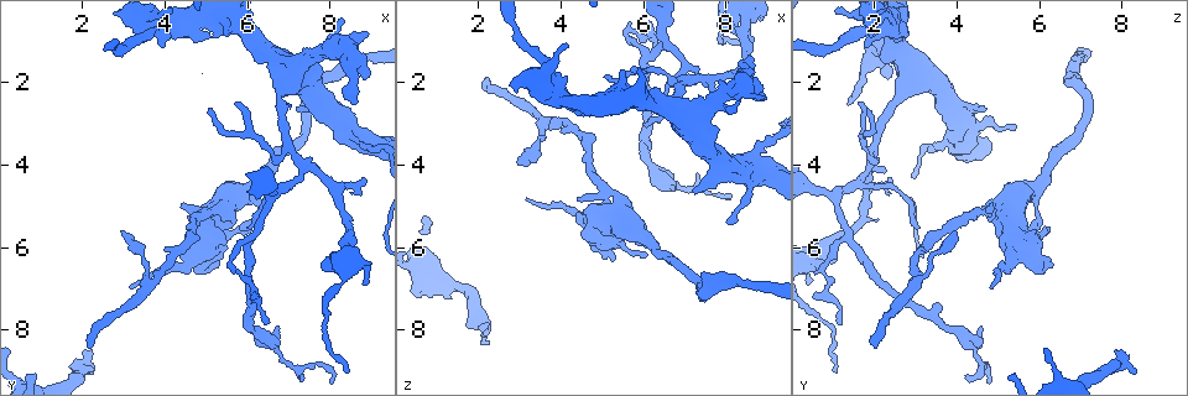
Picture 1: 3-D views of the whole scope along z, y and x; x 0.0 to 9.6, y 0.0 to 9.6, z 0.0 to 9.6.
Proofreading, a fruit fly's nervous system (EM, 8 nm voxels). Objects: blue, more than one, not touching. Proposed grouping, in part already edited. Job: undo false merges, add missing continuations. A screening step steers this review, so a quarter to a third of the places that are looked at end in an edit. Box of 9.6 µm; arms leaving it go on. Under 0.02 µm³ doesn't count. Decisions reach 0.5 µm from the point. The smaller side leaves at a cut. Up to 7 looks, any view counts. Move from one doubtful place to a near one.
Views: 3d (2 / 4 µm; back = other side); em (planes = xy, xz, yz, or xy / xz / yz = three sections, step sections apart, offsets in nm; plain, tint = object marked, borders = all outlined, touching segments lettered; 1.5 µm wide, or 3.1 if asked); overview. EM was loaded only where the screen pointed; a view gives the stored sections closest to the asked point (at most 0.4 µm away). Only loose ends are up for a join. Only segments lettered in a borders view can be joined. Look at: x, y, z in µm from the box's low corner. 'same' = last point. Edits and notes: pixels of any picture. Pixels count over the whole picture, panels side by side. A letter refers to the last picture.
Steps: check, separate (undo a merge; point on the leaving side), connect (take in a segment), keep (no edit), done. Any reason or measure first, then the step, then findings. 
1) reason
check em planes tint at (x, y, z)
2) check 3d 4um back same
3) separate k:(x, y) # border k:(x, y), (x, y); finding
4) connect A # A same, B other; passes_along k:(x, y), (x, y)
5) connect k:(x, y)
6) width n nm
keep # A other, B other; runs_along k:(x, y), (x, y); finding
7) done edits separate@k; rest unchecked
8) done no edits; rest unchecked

free end
check 3d 2um at (8.80, 1.95, 2.30)

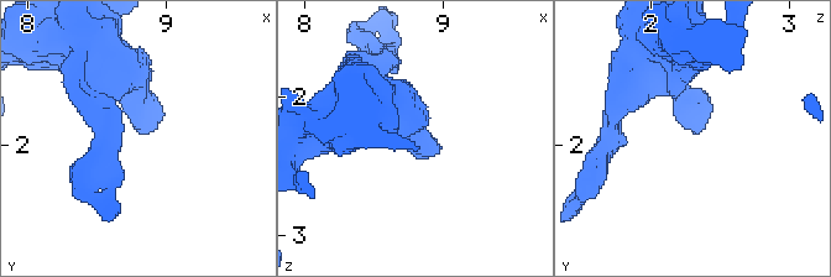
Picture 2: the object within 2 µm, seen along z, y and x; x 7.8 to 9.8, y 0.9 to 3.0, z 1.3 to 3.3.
shape alone is not enough
check em planes borders at (8.80, 1.90, 2.30)

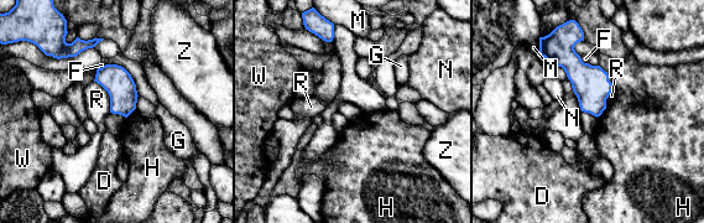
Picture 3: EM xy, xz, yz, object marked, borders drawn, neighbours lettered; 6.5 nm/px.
keep # D other, F other, G other, H other, M other, N other, R other, W other, Z other; border 3:(94, 81), (107, 92), (110, 112); no lettered segment goes on from it

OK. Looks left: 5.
check em planes borders at (2.10, 8.45, 2.00)

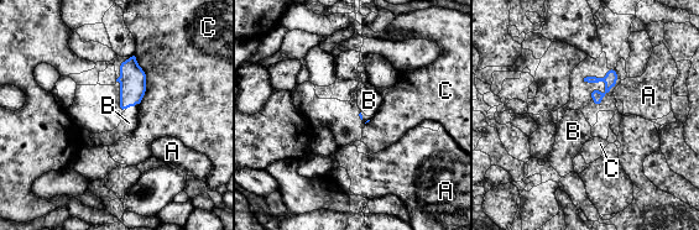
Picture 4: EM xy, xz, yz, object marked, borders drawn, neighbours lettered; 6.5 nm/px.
connect B # A other, B same, C other; it goes on there

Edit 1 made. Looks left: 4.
see it whole again
check overview

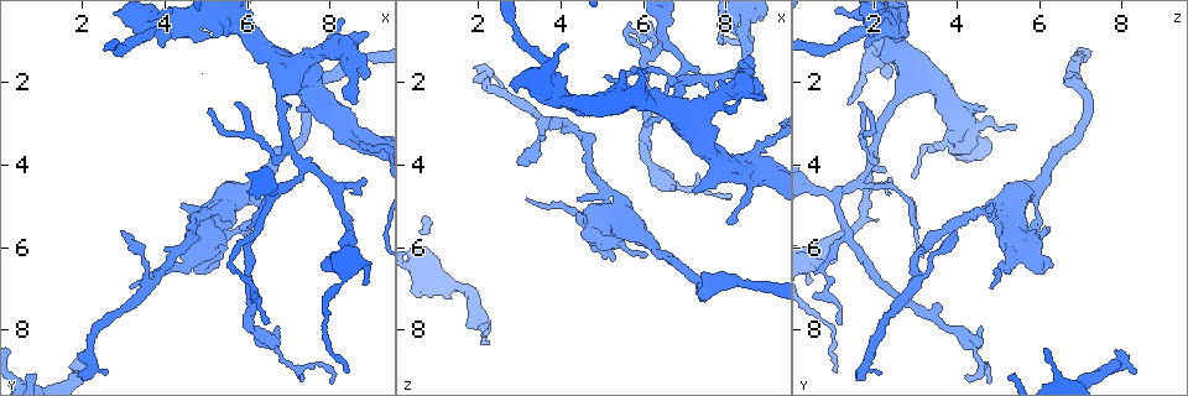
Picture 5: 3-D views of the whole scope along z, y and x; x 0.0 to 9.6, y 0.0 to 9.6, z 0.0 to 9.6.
three arms meet
check 3d 4um at (7.35, 4.10, 1.95)

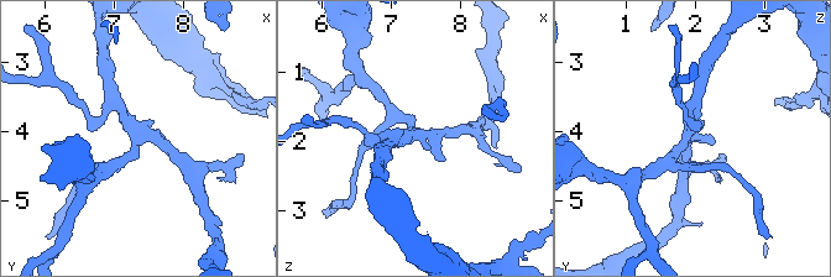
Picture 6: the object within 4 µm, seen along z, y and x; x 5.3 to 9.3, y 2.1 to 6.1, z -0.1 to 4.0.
check em planes plain at (7.35, 4.05, 1.90)

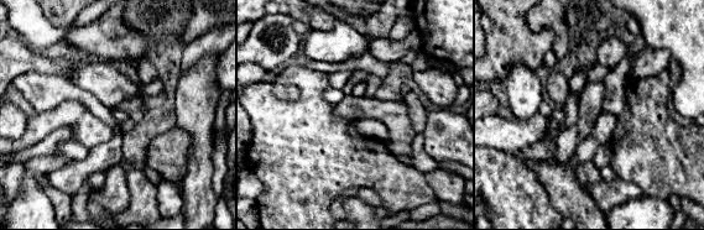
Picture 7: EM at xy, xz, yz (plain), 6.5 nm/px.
what lies round it
check em planes borders same

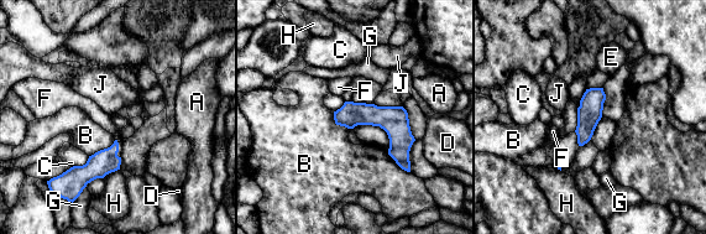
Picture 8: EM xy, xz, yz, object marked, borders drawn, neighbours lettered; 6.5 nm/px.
keep # A other, B other, C other, D other, E other, F other, G other, H other, J other; border 8:(115, 140), (109, 146), (89, 156); one cell here

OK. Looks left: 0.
done edits connect@4; rest unchecked

